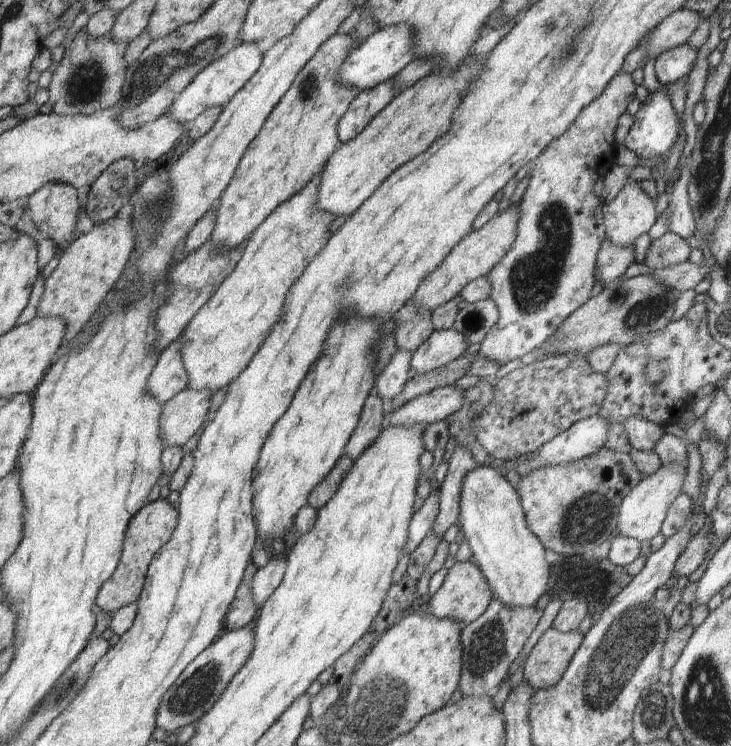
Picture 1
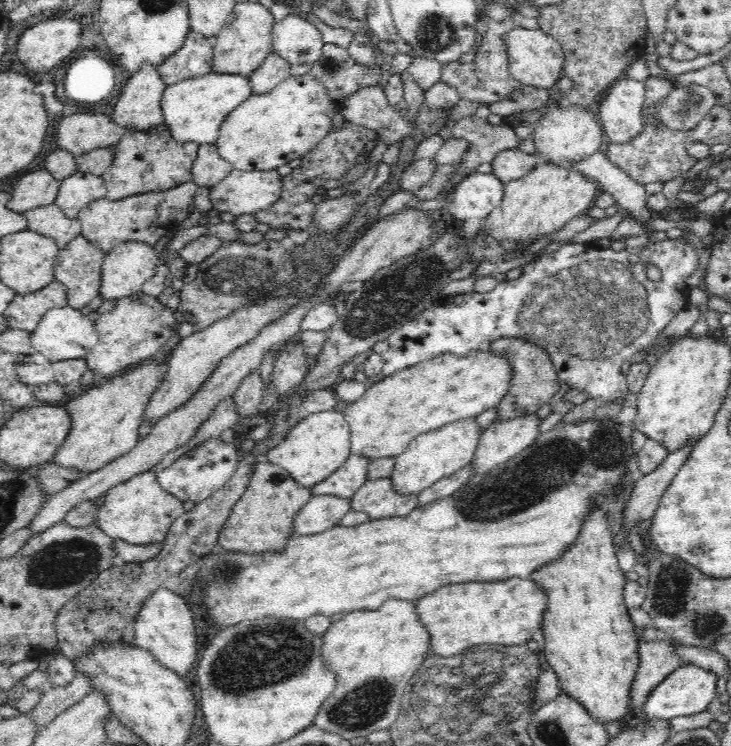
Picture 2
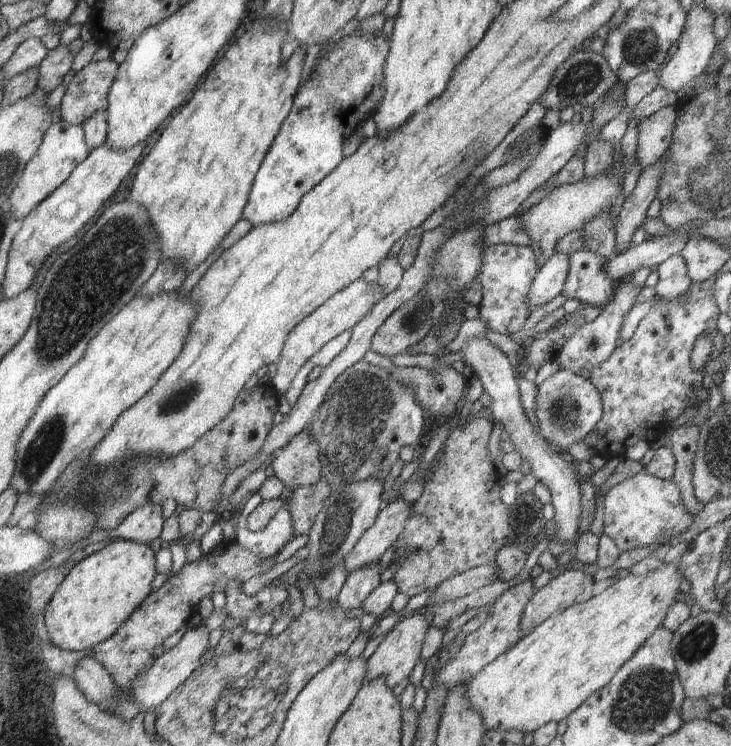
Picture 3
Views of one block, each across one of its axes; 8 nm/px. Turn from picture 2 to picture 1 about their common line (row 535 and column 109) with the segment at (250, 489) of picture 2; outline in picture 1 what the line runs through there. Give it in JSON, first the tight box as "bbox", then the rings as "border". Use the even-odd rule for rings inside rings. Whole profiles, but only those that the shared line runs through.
{"bbox":[36,217,134,345],"border":[[[114,217],[106,223],[96,224],[90,232],[84,232],[60,250],[60,261],[46,278],[44,291],[37,305],[36,317],[60,316],[66,322],[66,334],[62,345],[68,344],[98,310],[111,293],[114,284],[122,276],[132,252],[134,252],[134,226],[128,217]]]}

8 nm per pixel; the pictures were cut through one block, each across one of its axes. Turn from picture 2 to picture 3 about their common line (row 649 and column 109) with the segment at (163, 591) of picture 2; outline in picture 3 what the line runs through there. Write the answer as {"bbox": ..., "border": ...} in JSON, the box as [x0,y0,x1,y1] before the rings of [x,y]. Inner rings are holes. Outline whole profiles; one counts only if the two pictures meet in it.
{"bbox":[2,140,146,300],"border":[[[144,140],[124,151],[112,149],[108,143],[91,148],[88,157],[76,166],[68,179],[64,180],[64,183],[60,184],[51,196],[48,196],[29,216],[24,218],[9,250],[6,274],[2,282],[4,300],[16,298],[21,292],[36,287],[34,282],[38,276],[34,274],[40,270],[46,256],[49,256],[60,244],[68,242],[74,234],[78,234],[80,228],[86,226],[94,216],[98,216],[132,168],[138,164],[146,144]]]}

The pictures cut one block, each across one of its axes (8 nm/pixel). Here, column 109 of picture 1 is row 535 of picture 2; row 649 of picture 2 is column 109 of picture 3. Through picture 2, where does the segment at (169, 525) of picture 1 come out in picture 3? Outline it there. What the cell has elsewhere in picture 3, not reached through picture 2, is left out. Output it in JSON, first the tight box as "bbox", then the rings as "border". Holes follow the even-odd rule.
{"bbox":[44,539,156,652],"border":[[[113,539],[103,549],[73,566],[44,608],[48,642],[60,650],[82,652],[108,640],[142,606],[156,578],[149,544]]]}

